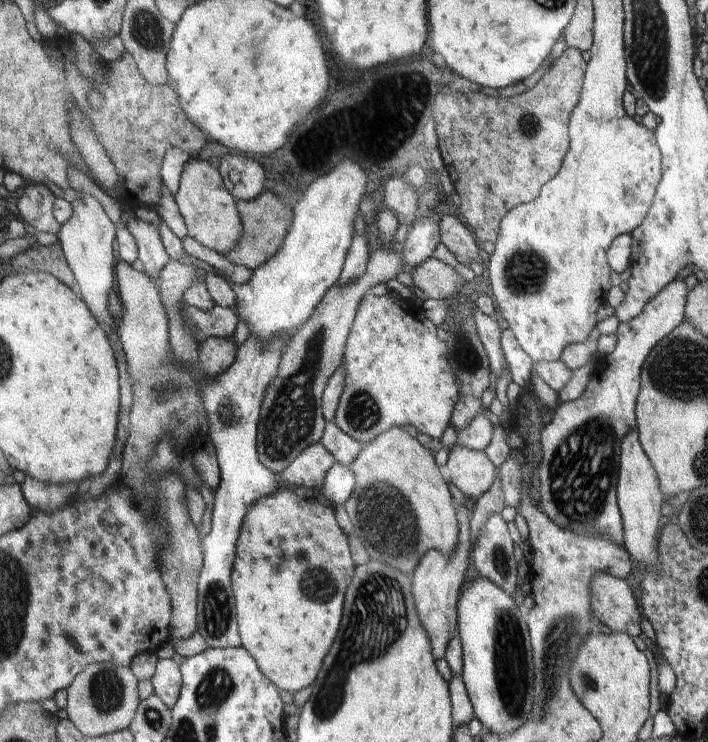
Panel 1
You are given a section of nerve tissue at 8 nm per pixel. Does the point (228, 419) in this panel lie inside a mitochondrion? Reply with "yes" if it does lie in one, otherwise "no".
no

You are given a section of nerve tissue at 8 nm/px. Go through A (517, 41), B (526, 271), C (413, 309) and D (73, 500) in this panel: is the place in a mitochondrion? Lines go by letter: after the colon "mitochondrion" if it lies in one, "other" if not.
A: other
B: mitochondrion
C: other
D: other

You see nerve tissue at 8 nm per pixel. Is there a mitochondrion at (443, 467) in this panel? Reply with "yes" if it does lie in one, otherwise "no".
no

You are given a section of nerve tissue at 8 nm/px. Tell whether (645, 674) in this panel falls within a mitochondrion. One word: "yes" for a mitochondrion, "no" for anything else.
no

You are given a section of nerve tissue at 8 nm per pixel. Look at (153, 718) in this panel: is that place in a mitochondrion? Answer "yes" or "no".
yes

